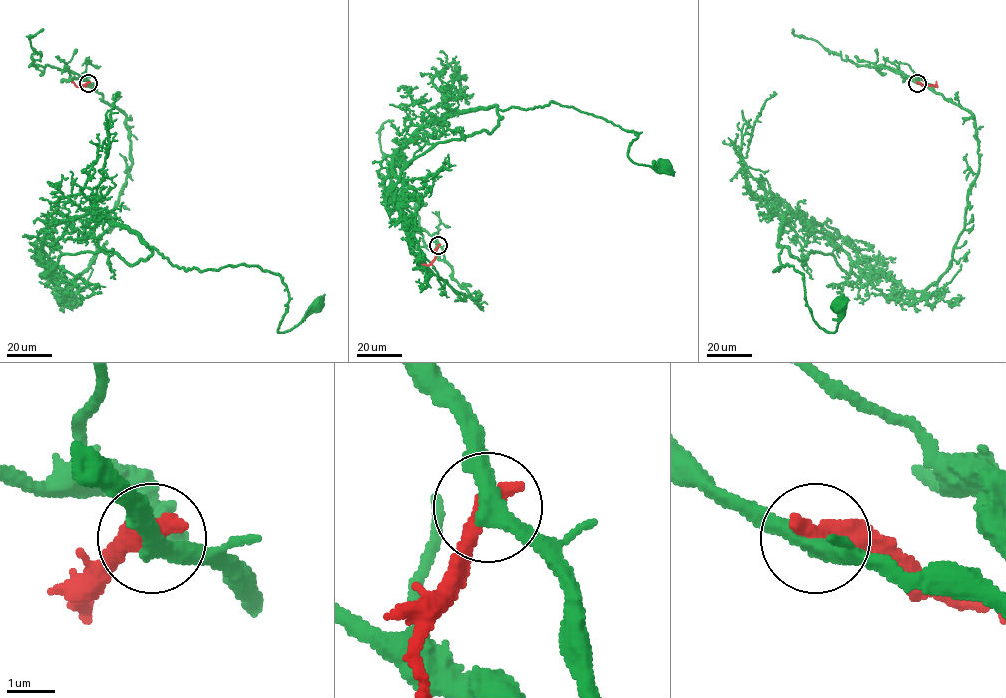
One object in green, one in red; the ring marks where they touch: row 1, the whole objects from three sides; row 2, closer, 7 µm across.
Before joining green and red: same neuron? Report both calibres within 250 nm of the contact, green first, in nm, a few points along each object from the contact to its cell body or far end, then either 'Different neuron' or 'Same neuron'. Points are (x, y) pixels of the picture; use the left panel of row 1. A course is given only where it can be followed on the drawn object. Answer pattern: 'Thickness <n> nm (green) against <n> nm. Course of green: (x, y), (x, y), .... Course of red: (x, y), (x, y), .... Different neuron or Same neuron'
Thickness 360 nm (green) against 480 nm. Course of green: (88, 83), (132, 164), (57, 291), (62, 255), (148, 247), (278, 275), (279, 332), (318, 305). Course of red: (88, 83), (77, 86), (73, 81). Different neuron

